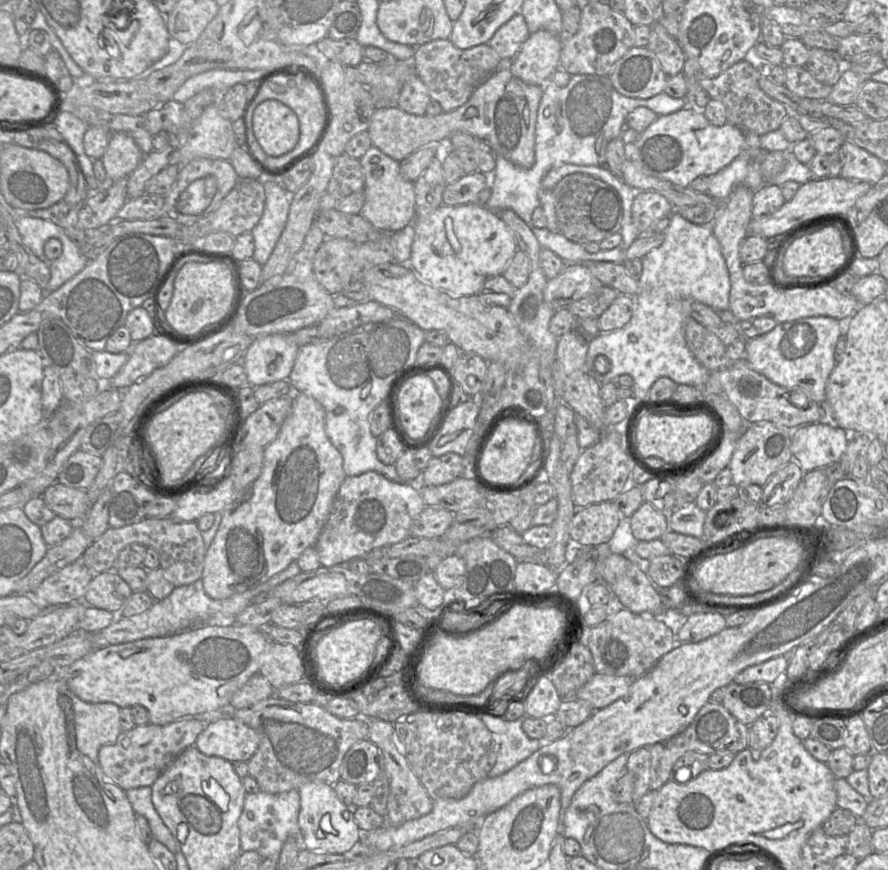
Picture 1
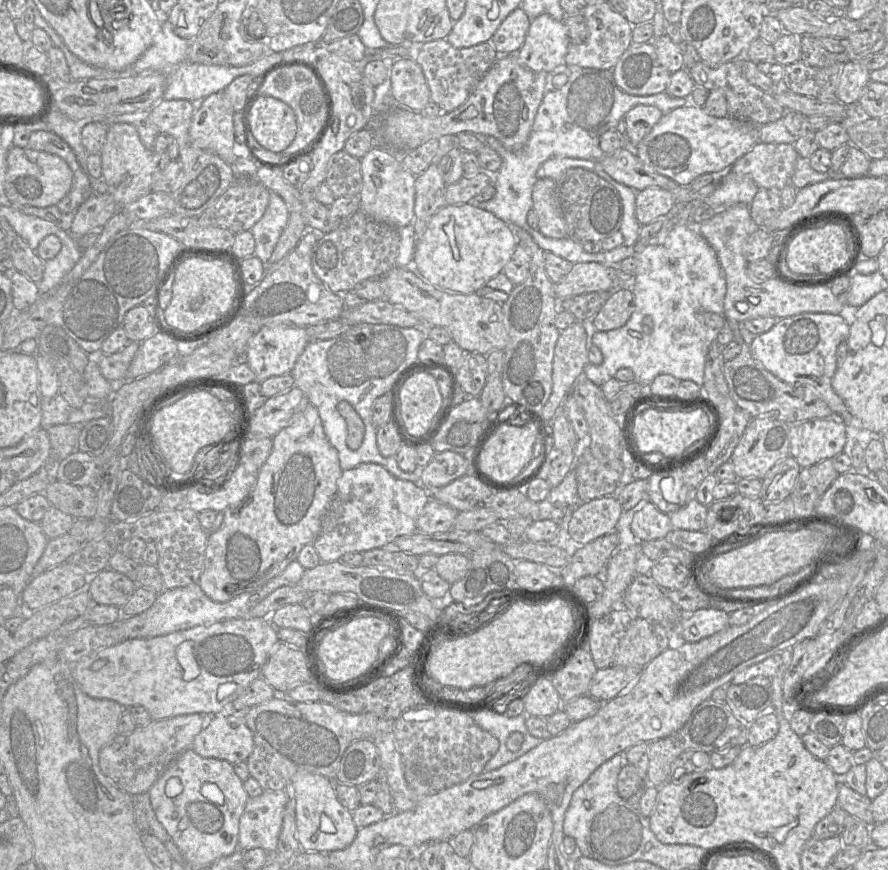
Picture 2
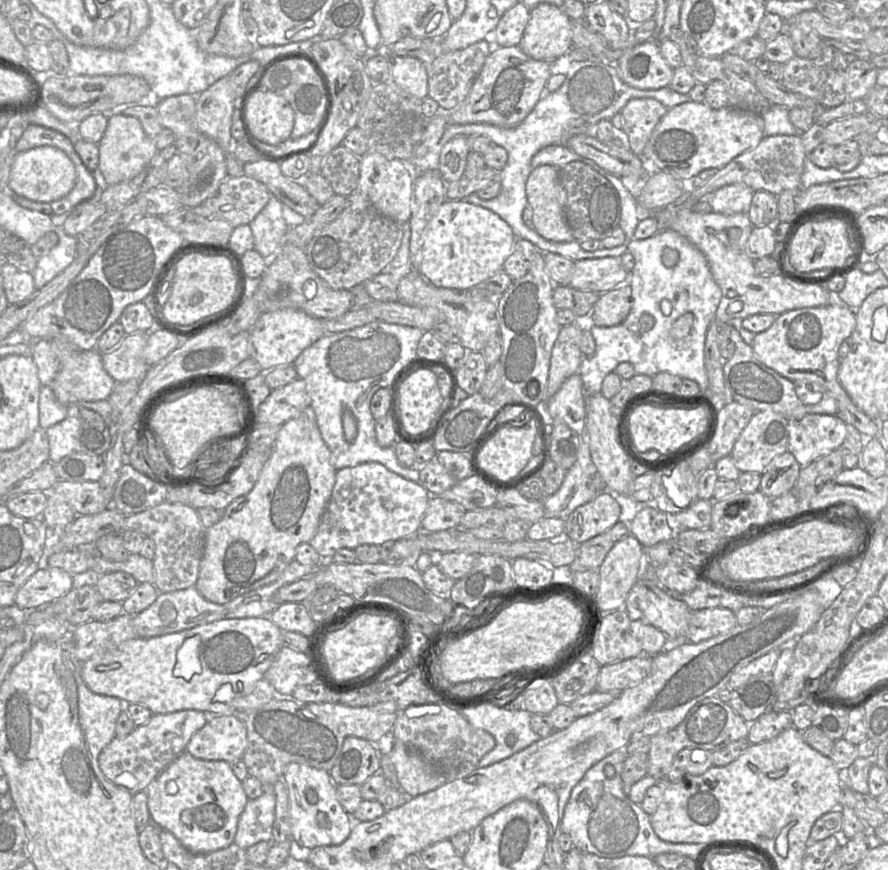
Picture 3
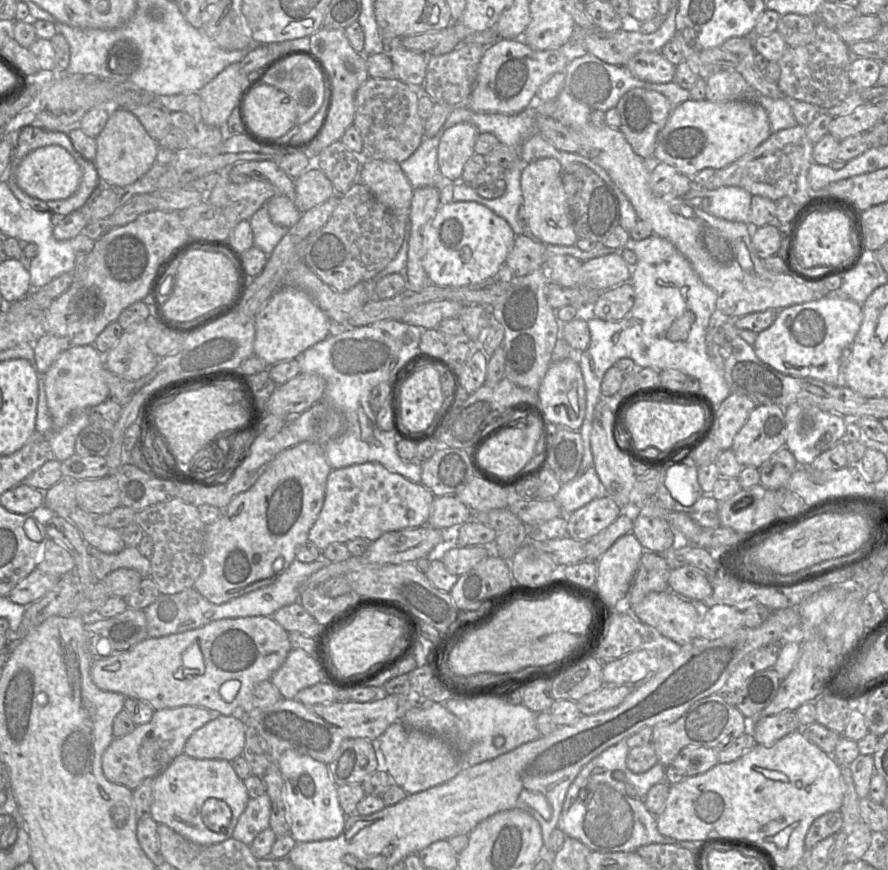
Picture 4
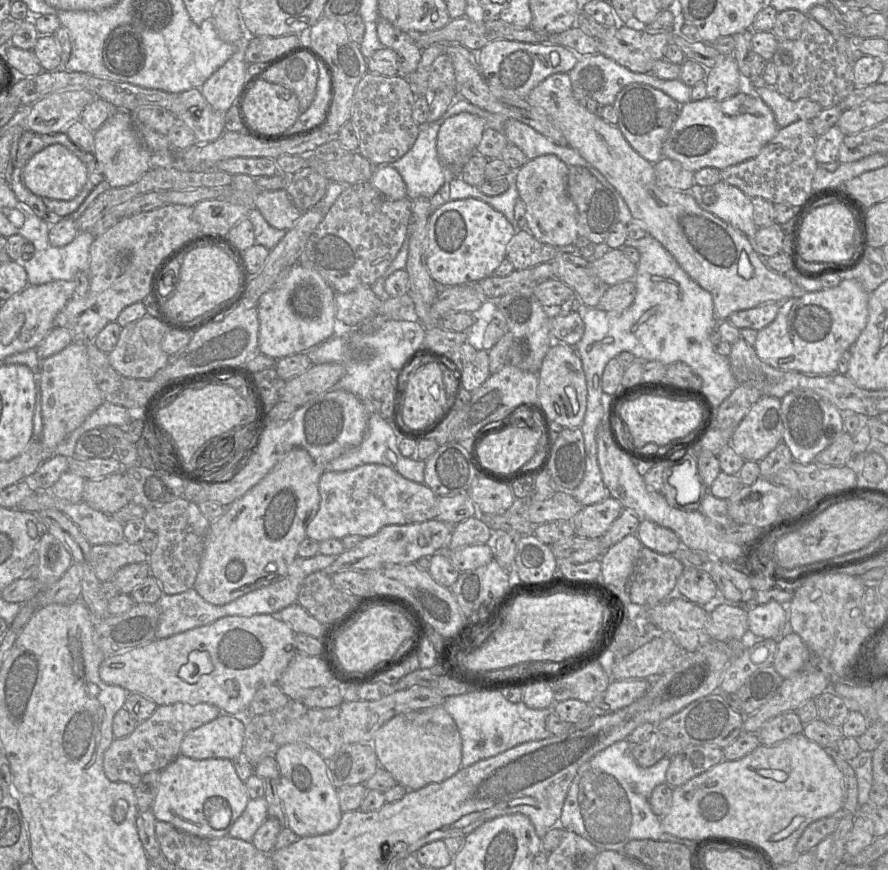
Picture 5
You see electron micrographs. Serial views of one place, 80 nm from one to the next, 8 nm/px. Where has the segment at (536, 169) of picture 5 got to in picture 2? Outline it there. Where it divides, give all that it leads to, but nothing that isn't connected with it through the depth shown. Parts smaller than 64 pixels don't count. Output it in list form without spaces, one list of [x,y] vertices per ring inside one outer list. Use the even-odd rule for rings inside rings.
[[[551,178],[538,179],[534,185],[533,209],[536,211],[538,230],[546,237],[567,237],[567,226],[557,196],[557,182]]]

